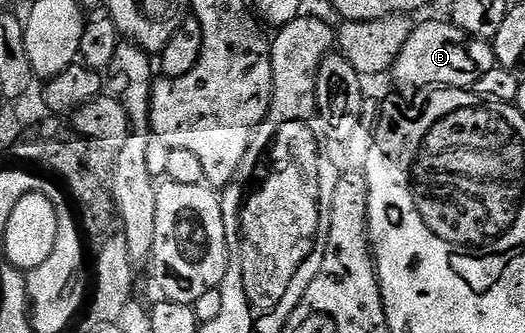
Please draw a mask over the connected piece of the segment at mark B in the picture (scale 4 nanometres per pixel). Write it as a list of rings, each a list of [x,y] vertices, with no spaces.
[[[427,22],[415,25],[411,29],[408,40],[404,44],[404,48],[400,48],[398,58],[394,61],[392,67],[392,75],[402,86],[402,88],[472,88],[476,84],[476,80],[480,80],[480,76],[484,76],[484,72],[492,72],[492,68],[496,64],[494,56],[494,47],[485,38],[472,38],[469,34],[465,34],[459,26],[453,22]]]

